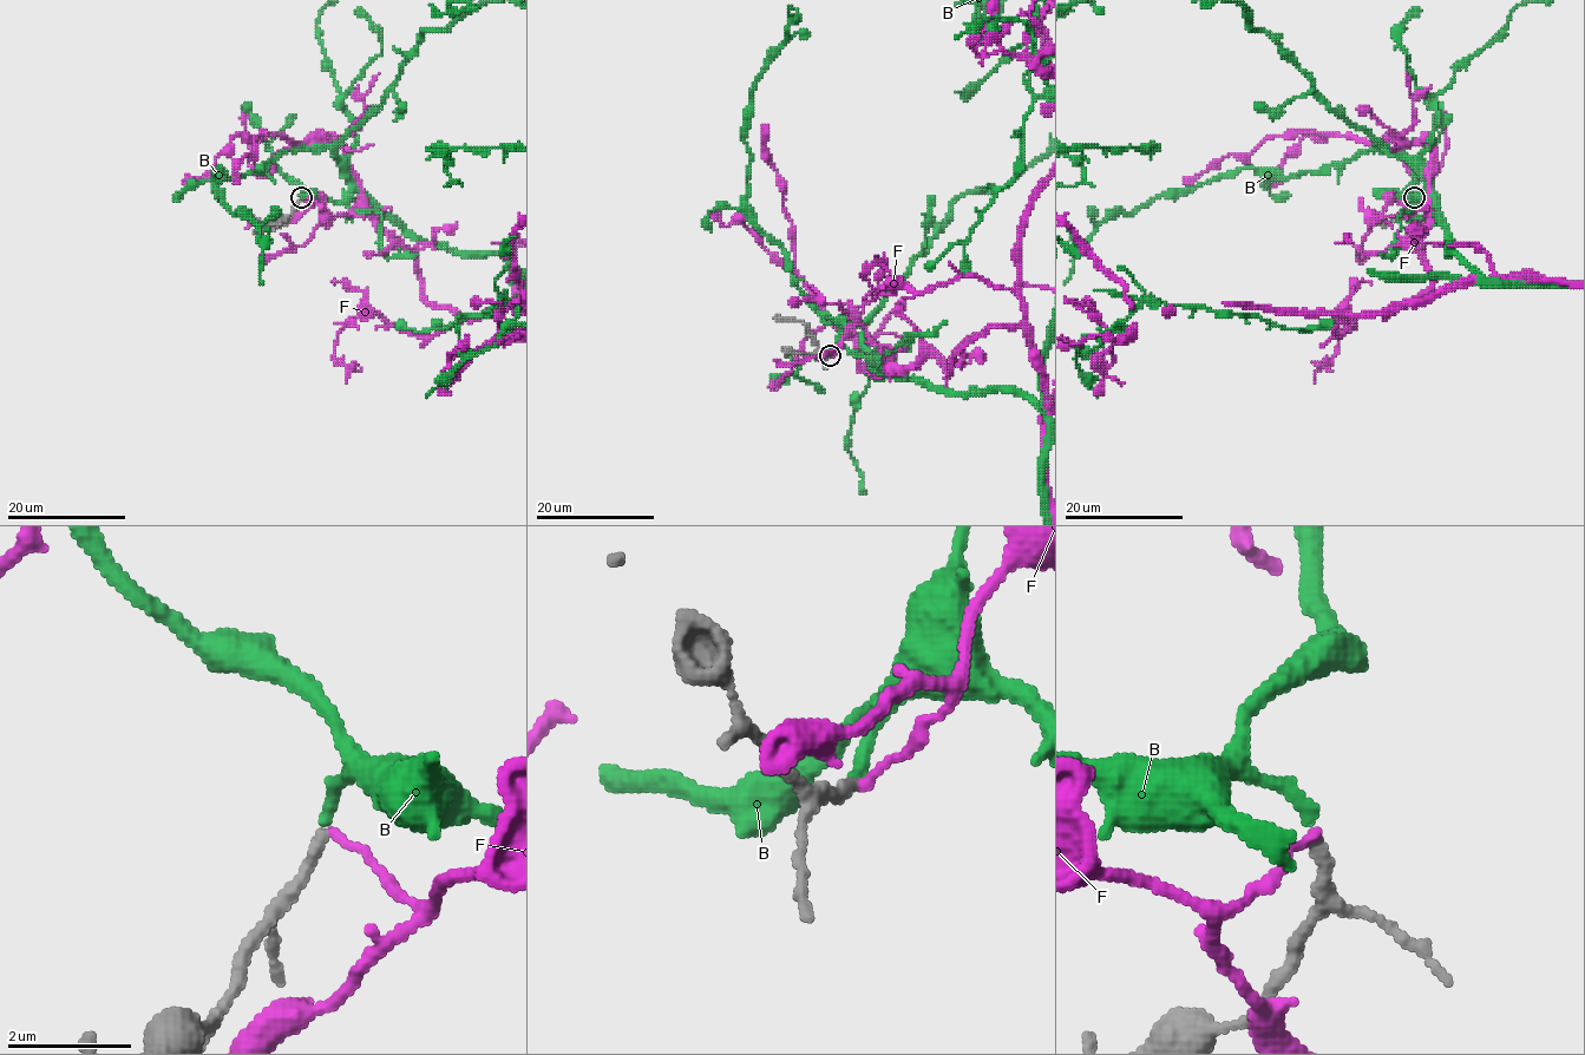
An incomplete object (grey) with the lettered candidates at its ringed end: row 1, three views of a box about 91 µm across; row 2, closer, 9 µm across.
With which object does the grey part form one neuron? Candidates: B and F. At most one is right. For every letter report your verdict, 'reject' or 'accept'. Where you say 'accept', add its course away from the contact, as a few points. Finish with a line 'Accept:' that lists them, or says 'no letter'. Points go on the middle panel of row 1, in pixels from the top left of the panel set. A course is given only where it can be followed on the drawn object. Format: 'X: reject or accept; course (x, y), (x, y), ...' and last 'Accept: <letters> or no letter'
B: accept
F: reject
Accept: B

